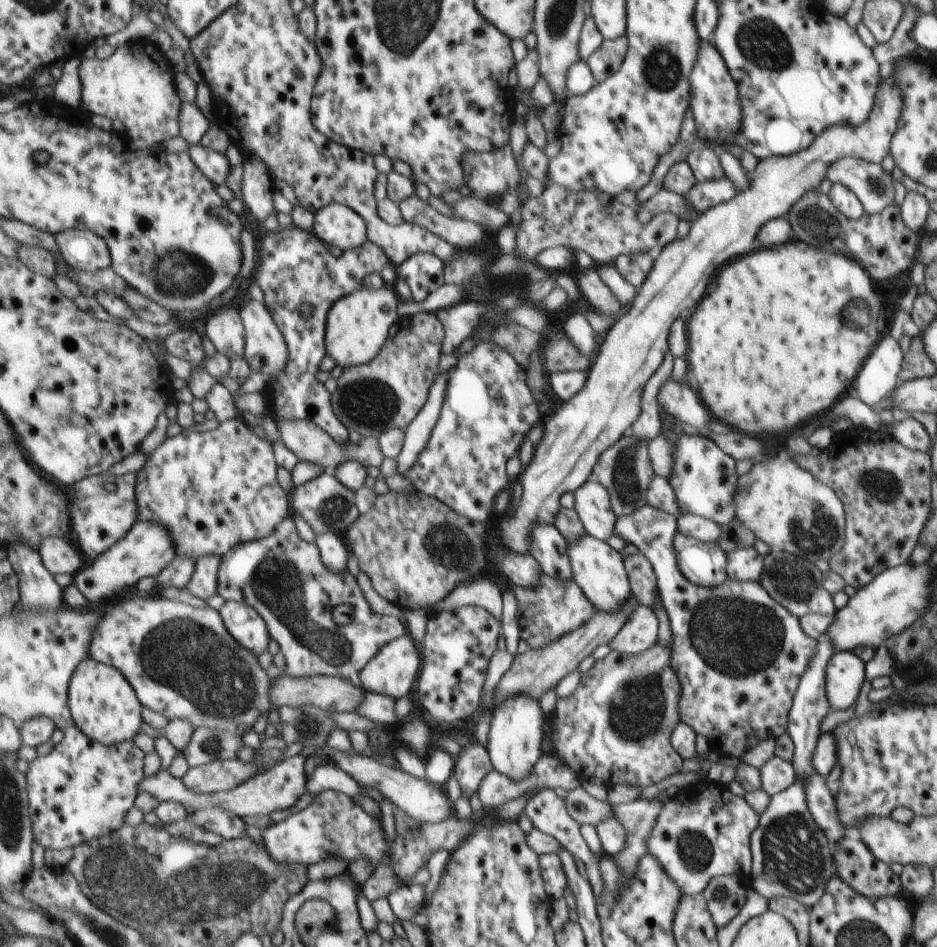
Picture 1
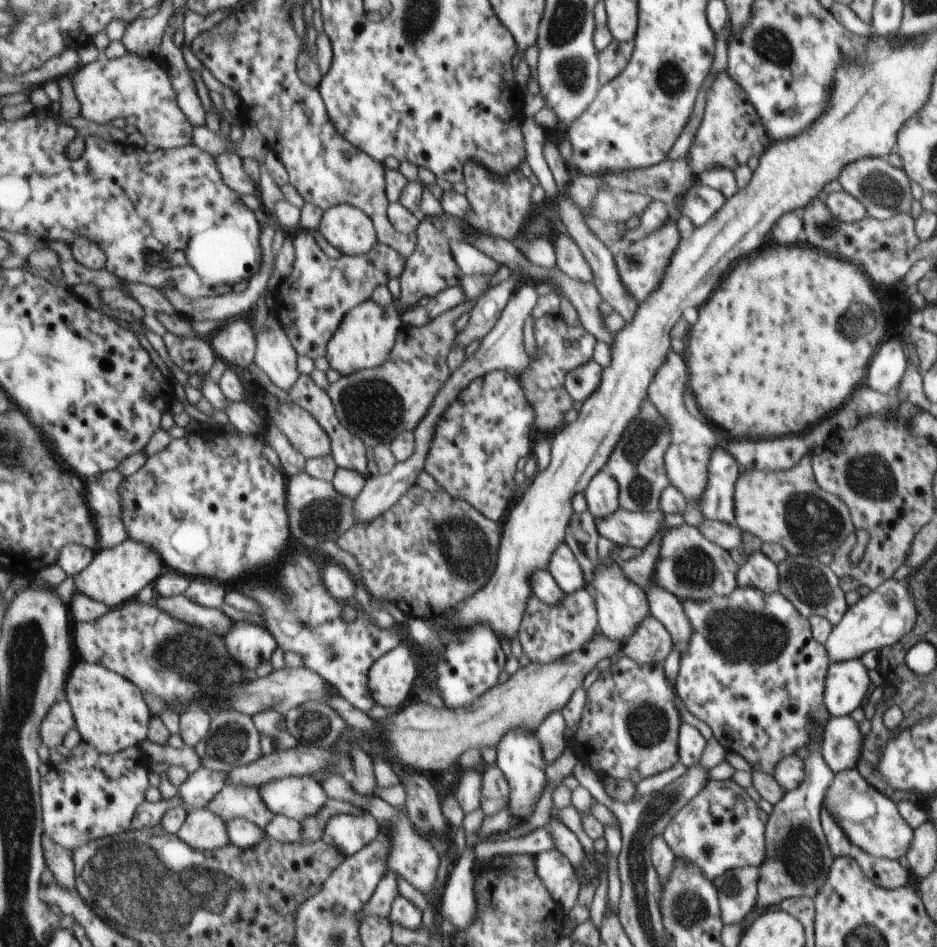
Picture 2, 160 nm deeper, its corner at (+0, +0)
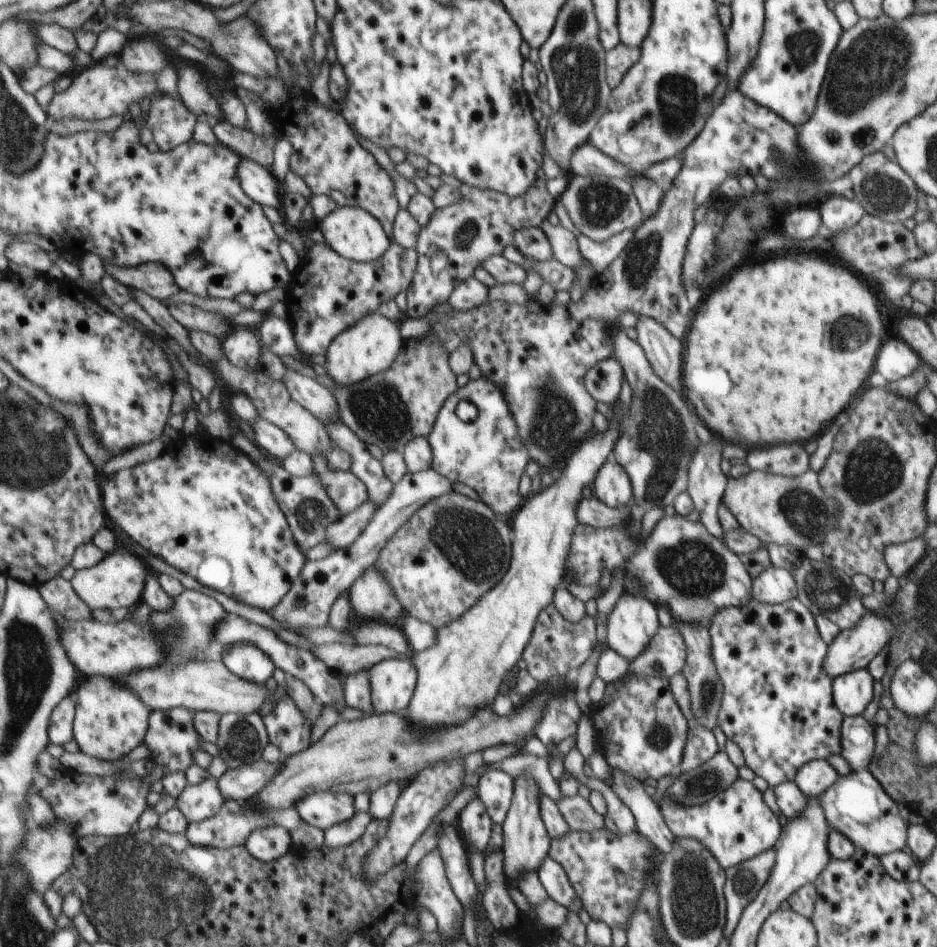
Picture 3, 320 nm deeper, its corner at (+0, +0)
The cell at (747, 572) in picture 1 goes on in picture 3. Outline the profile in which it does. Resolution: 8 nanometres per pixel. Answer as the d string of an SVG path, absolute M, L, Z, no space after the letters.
M771 566L755 577L751 596L760 603L776 605L795 599L797 593L794 575L785 569Z

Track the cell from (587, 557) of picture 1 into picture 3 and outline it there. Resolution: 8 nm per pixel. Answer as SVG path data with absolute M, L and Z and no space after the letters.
M621 594L607 617L606 646L632 661L650 644L658 629L655 606L643 597Z

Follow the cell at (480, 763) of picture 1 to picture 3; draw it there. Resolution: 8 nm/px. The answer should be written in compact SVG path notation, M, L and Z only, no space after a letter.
M479 794L459 814L456 825L463 839L467 841L465 842L467 850L468 847L474 848L485 857L490 845L494 822Z

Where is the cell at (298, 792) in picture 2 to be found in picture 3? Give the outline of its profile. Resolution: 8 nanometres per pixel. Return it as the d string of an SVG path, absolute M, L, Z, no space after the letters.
M316 792L297 803L298 811L308 822L322 831L351 820L355 816L355 798L347 794Z

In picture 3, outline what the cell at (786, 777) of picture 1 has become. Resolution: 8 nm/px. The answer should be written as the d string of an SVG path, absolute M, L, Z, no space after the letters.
M815 759L798 770L793 782L808 798L813 798L829 789L837 778L835 770L825 759Z

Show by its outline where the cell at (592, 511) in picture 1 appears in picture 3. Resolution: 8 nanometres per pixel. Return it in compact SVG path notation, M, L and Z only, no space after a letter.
M609 459L598 472L593 484L593 494L611 508L625 507L633 497L633 484L619 463Z

